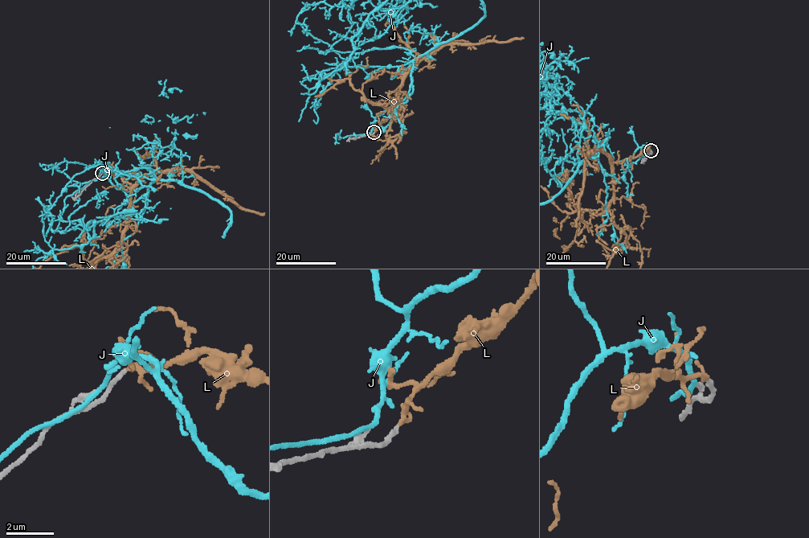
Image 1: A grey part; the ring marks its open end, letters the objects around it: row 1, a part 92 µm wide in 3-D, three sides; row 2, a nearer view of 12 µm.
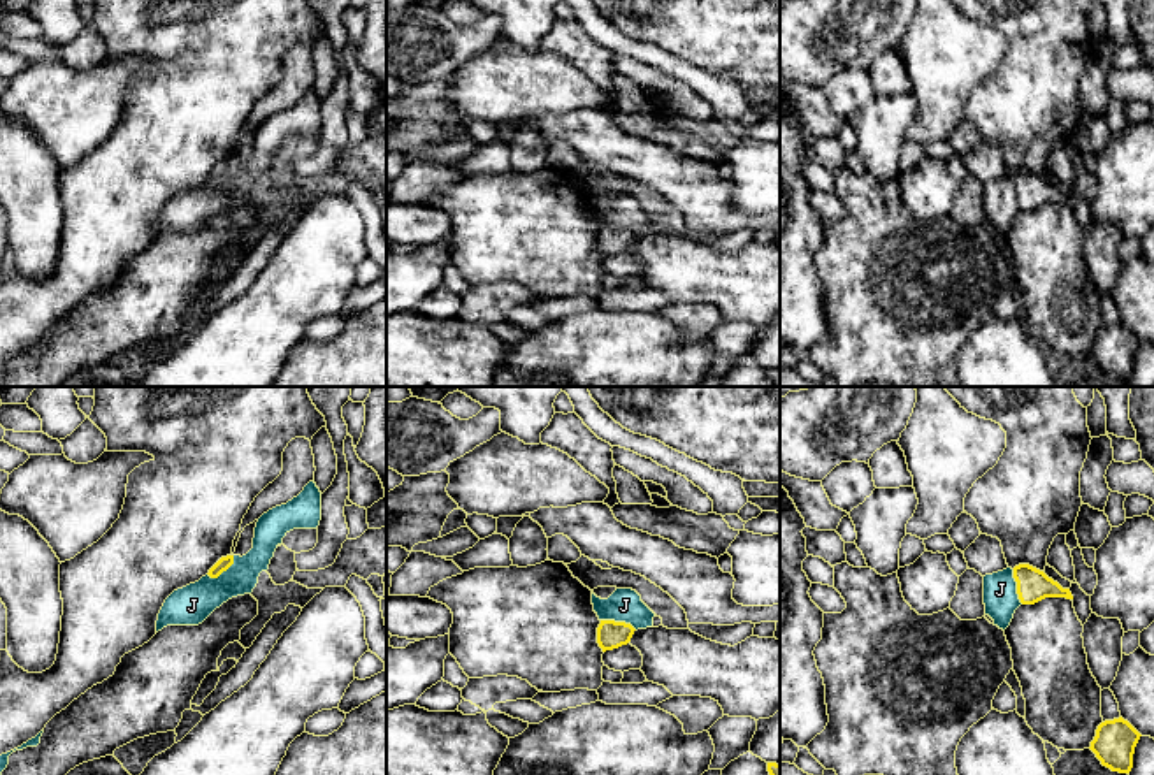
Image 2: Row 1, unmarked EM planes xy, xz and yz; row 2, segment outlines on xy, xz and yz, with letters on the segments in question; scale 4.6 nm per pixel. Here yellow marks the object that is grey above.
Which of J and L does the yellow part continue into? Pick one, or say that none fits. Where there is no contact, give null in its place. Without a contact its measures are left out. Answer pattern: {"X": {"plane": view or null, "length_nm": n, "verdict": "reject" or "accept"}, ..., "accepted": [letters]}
{"J": {"plane": "xz", "length_nm": 180, "verdict": "reject"}, "L": {"plane": null, "verdict": "accept"}, "accepted": ["L"]}

